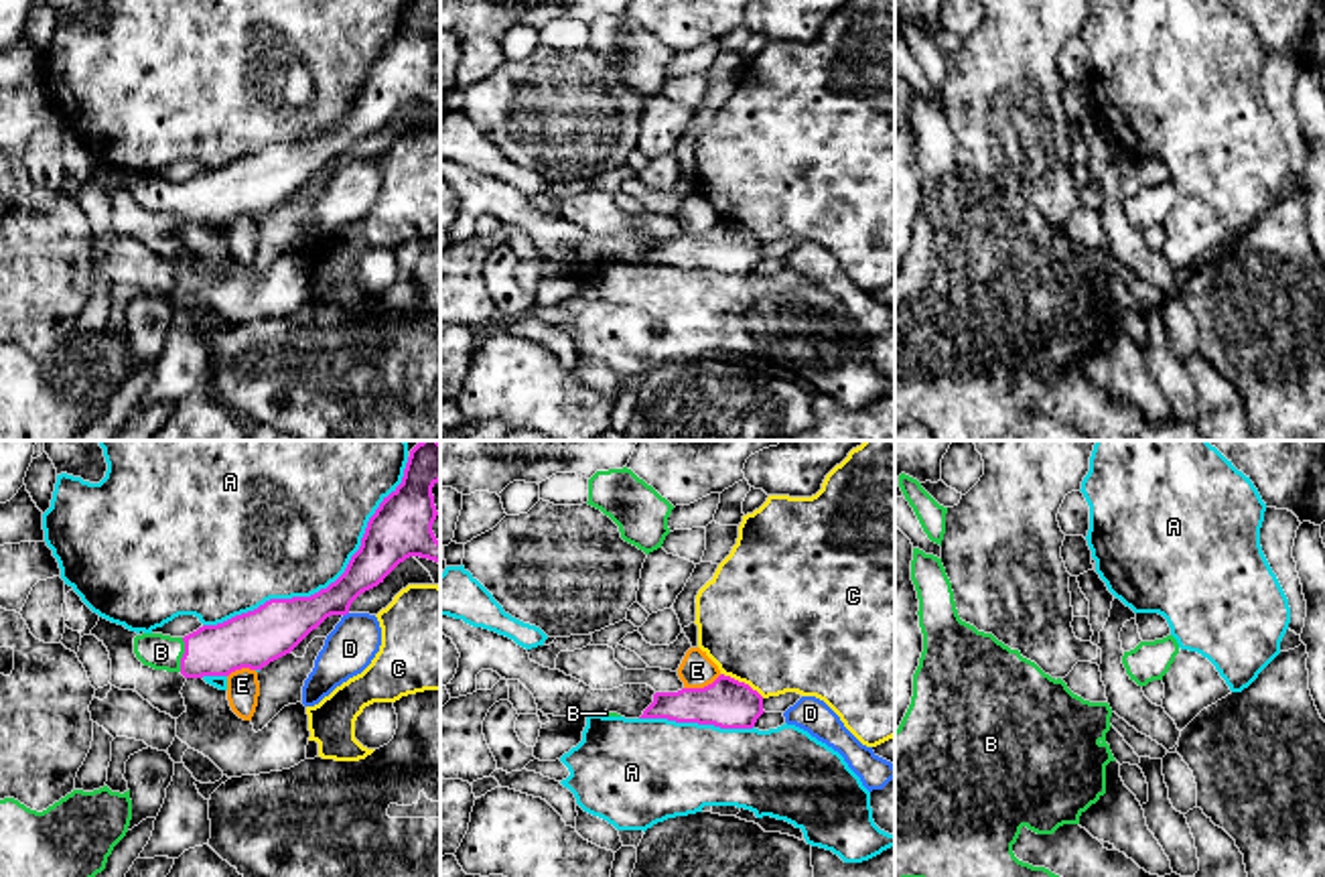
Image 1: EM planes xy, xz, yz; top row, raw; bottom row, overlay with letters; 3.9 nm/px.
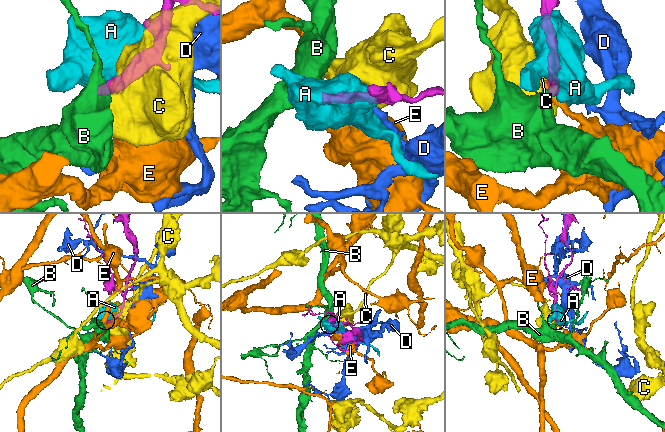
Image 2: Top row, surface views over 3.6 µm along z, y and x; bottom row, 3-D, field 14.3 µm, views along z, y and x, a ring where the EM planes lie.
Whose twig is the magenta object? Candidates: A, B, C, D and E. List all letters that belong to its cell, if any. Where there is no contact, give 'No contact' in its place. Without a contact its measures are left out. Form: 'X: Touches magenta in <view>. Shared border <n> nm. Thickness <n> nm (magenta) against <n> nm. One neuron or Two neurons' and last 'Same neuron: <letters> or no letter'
A: Touches magenta in xy. Shared border 1050 nm. Thickness 200 nm (magenta) against 500 nm. Two neurons
B: Touches magenta in xy. Shared border 140 nm. Thickness 200 nm (magenta) against 140 nm. One neuron
C: Touches magenta in xz. Shared border 200 nm. Thickness 200 nm (magenta) against 500 nm. Two neurons
D: Touches magenta in xy. Shared border 30 nm. Thickness 190 nm (magenta) against 200 nm. Two neurons
E: Touches magenta in xz. Shared border 160 nm. Thickness 200 nm (magenta) against 140 nm. Two neurons
Same neuron: B

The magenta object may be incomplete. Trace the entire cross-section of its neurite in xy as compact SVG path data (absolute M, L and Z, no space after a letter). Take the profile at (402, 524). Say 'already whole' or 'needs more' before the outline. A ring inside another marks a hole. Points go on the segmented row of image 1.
needs more; M420 441L410 451L402 483L369 518L359 550L335 583L310 597L270 599L185 637L136 635L136 658L154 670L203 678L229 676L241 668L262 670L290 654L327 617L347 615L361 593L383 583L406 558L420 556L440 564L440 542L432 532L438 516L432 487L438 481L440 441Z

